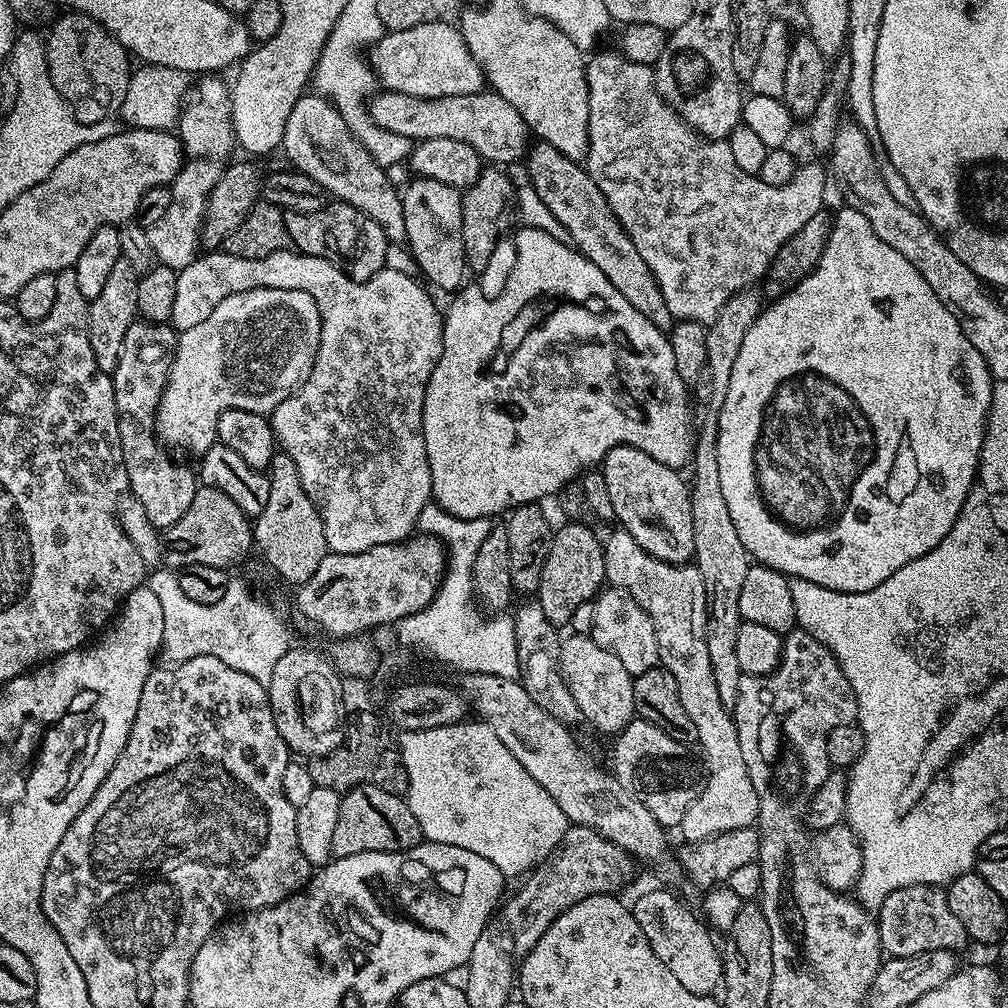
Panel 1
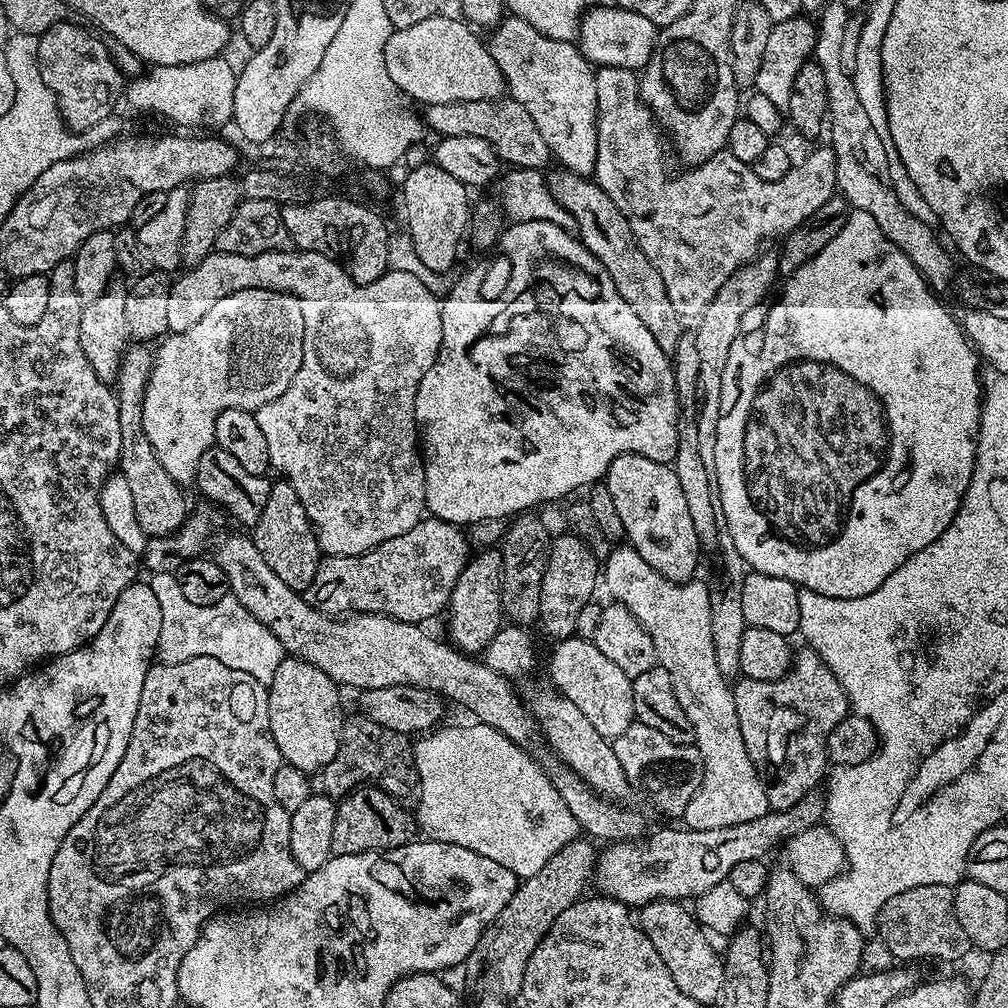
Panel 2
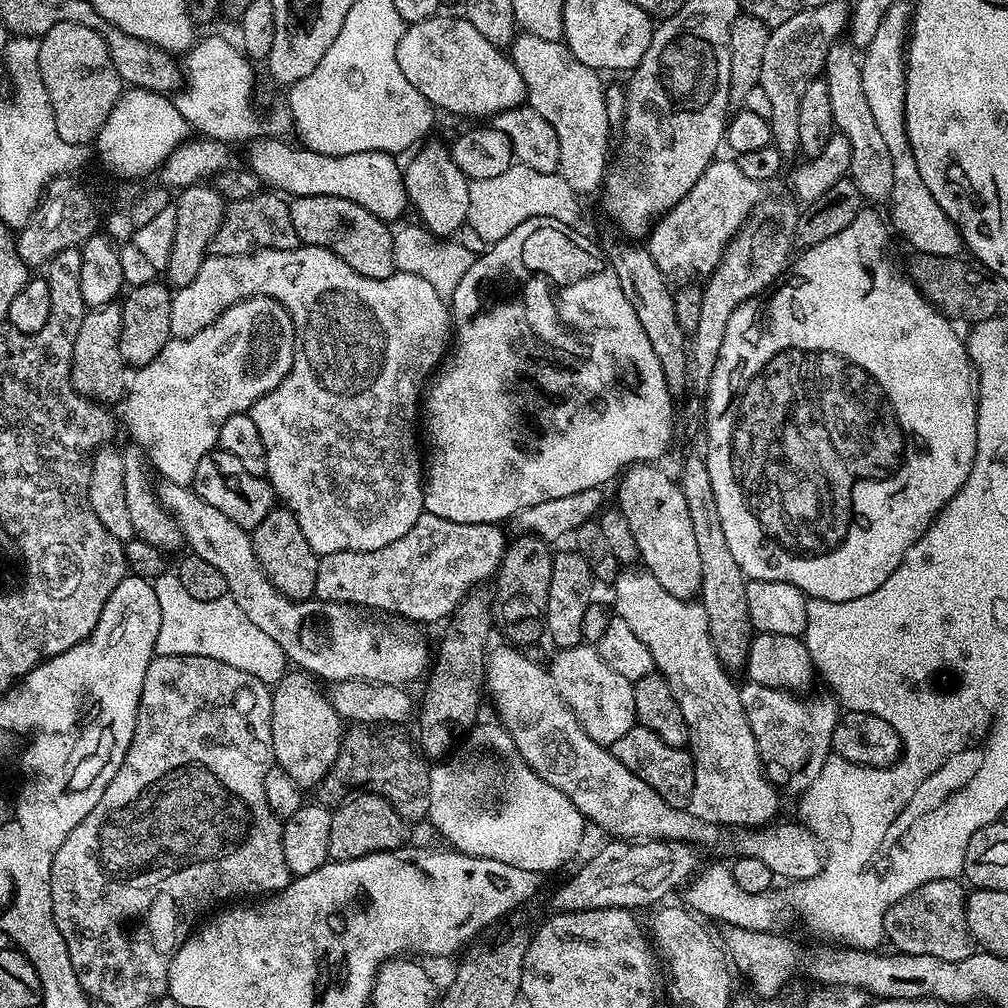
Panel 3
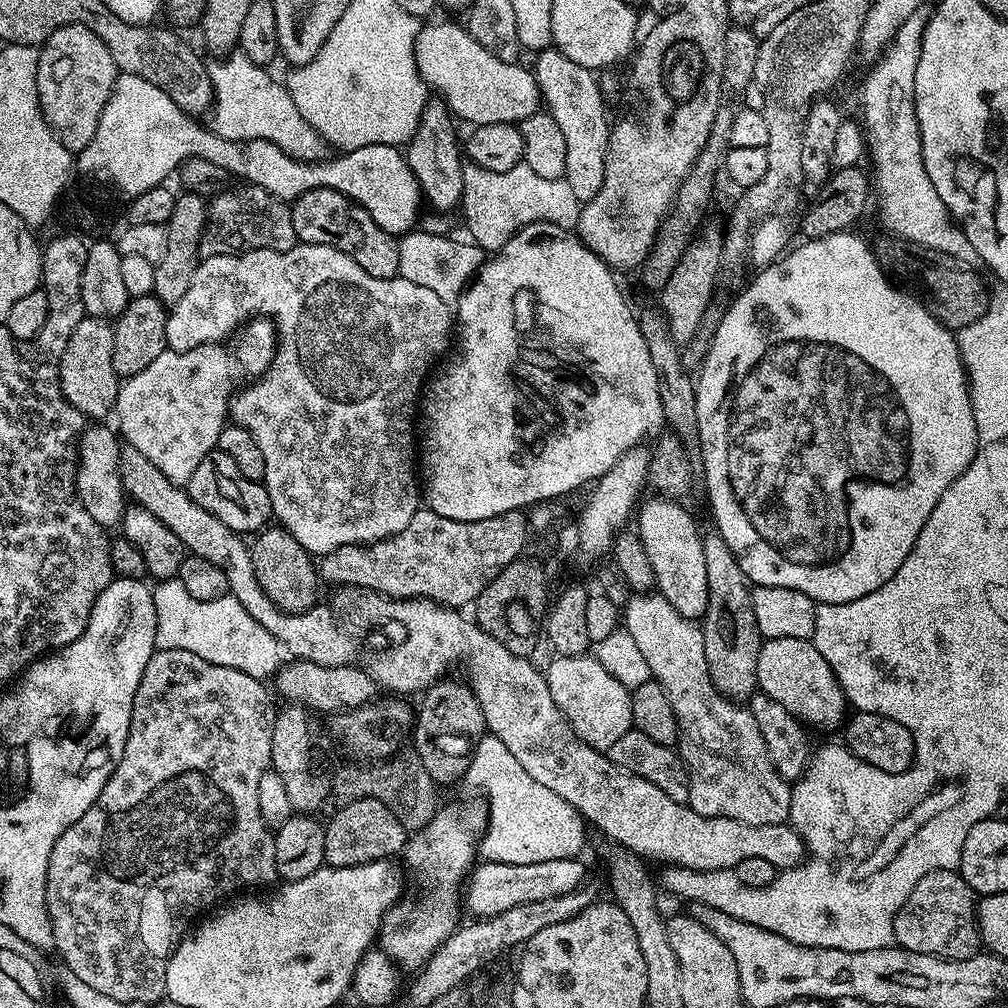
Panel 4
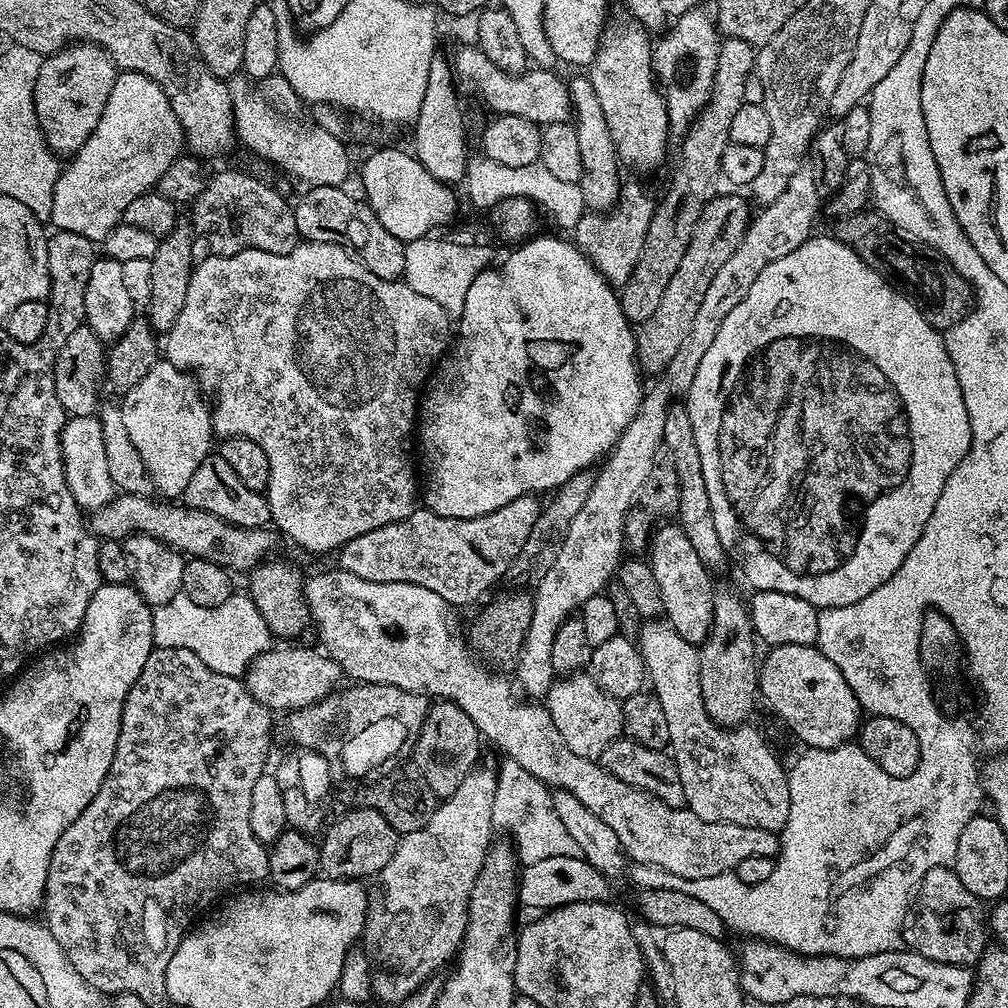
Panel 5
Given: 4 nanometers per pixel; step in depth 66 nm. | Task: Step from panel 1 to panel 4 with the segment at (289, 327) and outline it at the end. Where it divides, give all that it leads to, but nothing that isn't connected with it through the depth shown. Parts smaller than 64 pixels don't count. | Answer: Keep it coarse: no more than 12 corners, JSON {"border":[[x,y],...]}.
{"border":[[276,326],[166,350],[121,383],[123,443],[187,485]]}

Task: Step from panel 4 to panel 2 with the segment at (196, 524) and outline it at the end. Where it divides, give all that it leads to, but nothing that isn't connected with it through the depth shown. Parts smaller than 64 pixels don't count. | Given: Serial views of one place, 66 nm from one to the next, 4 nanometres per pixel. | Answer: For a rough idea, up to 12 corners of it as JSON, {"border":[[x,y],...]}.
{"border":[[248,534],[214,559],[229,593],[337,686],[417,685],[528,746],[503,673],[421,625],[319,612]]}

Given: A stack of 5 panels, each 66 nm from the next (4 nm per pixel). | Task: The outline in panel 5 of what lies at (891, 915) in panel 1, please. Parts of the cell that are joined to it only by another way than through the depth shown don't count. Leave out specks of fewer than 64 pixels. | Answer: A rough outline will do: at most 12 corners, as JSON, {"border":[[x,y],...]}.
{"border":[[955,867],[926,870],[904,917],[905,949],[975,966],[985,905]]}

